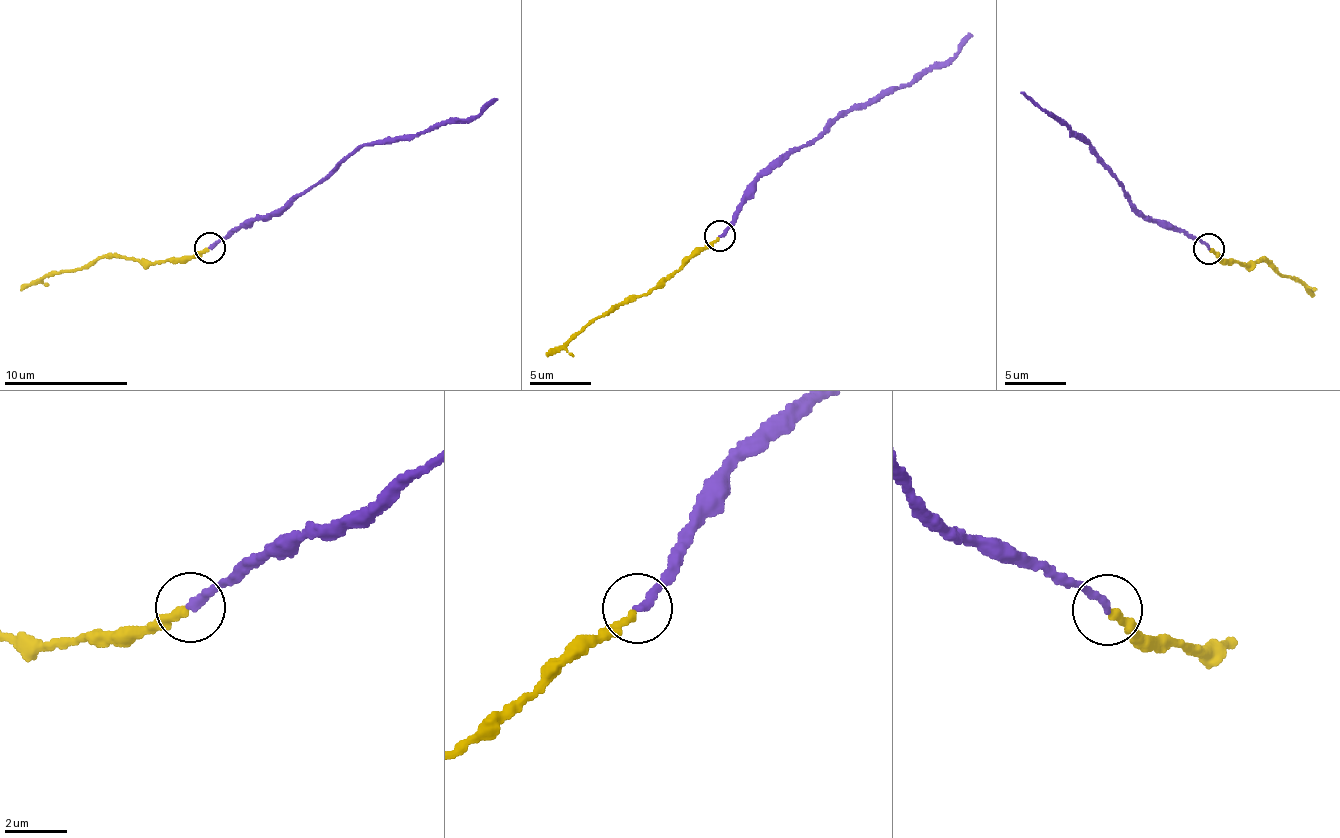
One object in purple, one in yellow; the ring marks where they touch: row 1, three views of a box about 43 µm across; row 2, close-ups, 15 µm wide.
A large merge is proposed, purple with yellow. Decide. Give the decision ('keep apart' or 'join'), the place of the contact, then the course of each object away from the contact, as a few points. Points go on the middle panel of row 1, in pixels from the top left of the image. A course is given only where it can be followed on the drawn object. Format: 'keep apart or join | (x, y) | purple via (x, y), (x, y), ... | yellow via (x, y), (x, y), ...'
join | (720, 236) | purple via (719, 237), (736, 207), (778, 165), (818, 140), (845, 111), (894, 94), (929, 70), (941, 67), (970, 32) | yellow via (719, 237), (698, 248), (645, 294), (615, 304), (547, 357)

